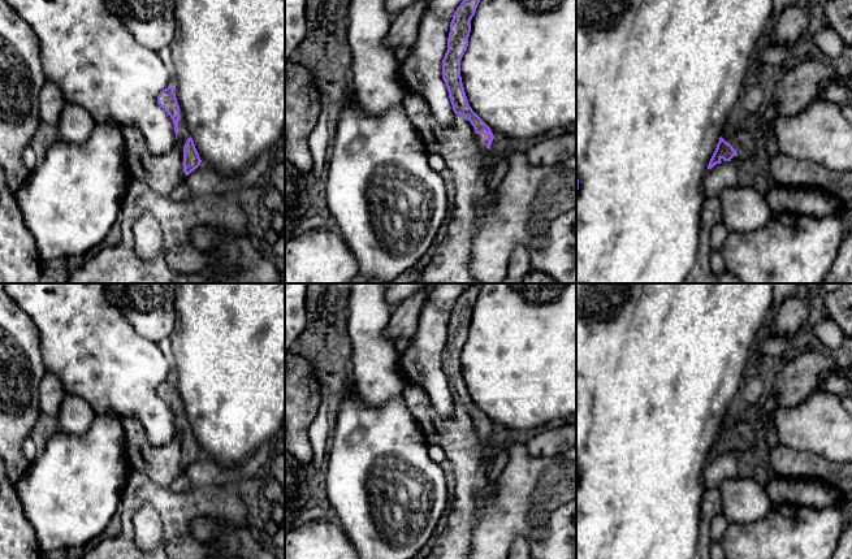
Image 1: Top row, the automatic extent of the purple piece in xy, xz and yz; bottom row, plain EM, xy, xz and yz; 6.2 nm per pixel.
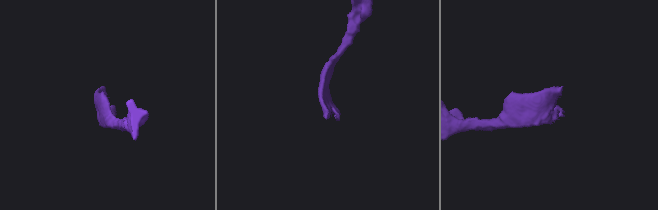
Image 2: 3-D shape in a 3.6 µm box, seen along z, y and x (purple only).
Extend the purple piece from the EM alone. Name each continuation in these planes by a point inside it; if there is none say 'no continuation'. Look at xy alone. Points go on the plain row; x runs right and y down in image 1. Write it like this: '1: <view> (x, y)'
1: xy (163, 464)

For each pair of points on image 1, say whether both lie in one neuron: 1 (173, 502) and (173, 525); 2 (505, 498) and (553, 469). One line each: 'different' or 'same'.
1: same
2: same

